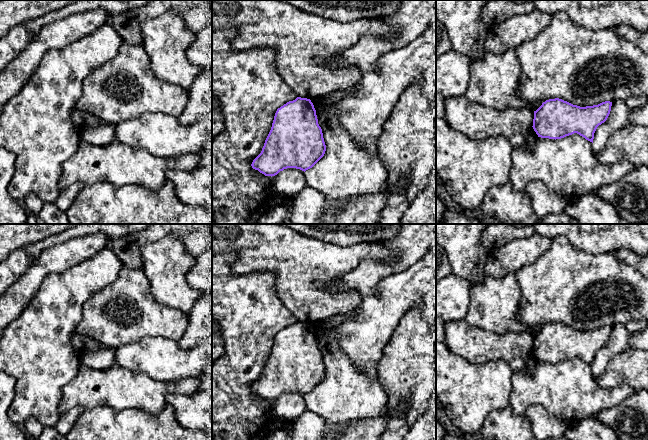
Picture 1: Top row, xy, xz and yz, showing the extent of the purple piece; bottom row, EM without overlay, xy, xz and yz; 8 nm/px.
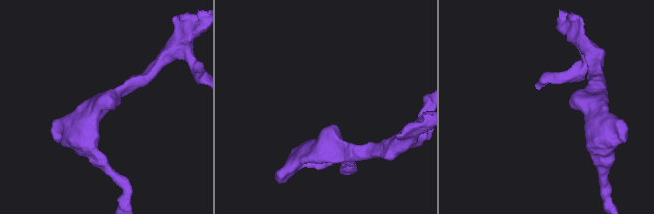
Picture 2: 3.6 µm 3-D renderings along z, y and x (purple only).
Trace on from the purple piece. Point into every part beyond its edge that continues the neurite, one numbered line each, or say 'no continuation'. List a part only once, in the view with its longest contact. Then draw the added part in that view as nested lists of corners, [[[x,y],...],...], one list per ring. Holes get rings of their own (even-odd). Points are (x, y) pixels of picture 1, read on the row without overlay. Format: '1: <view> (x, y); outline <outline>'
no continuation

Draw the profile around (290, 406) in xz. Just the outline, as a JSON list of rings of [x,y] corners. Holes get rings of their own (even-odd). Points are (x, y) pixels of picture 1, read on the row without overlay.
[[[296,392],[280,395],[272,400],[272,407],[280,422],[295,421],[306,411],[304,395]]]

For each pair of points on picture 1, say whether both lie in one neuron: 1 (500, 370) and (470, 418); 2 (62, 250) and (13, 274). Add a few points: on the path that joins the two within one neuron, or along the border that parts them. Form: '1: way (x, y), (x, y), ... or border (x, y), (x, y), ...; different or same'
1: way (489, 382), (470, 401), (470, 406); same
2: border (45, 249), (13, 283); different

